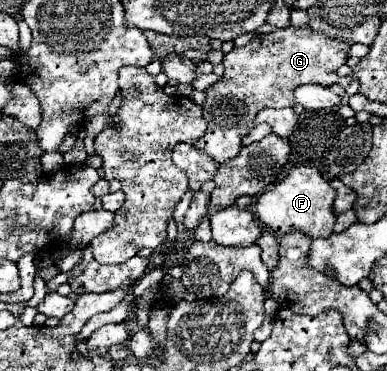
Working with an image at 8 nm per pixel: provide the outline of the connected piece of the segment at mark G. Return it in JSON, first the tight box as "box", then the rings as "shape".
{"box":[195,28,351,164],"shape":[[[281,28],[269,34],[255,34],[249,44],[233,48],[229,54],[223,58],[225,74],[223,80],[215,82],[211,88],[205,90],[205,104],[203,104],[203,118],[207,120],[207,132],[203,138],[195,142],[195,146],[201,152],[211,154],[219,164],[235,158],[241,148],[243,136],[255,126],[255,116],[259,110],[267,106],[283,108],[283,106],[293,106],[295,96],[293,90],[301,84],[321,84],[321,86],[331,86],[339,80],[337,68],[343,66],[349,60],[349,48],[351,42],[341,42],[331,36],[325,36],[323,32],[313,32],[313,28]]]}

